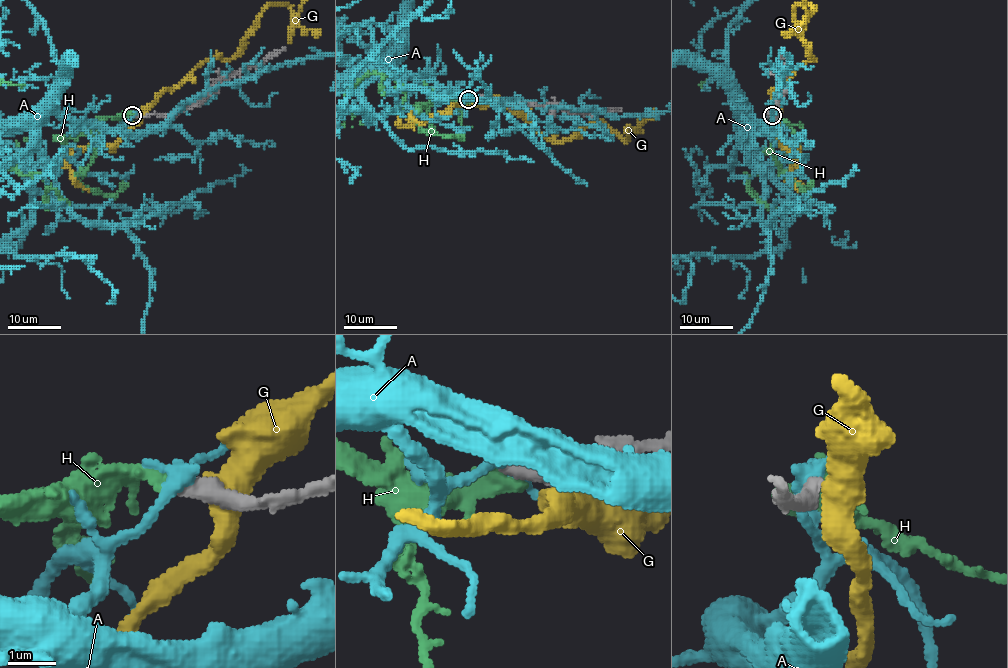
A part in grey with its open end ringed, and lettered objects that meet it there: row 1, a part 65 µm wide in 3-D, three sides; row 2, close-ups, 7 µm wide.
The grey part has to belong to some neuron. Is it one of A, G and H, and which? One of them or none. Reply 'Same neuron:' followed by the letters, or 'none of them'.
Same neuron: H

